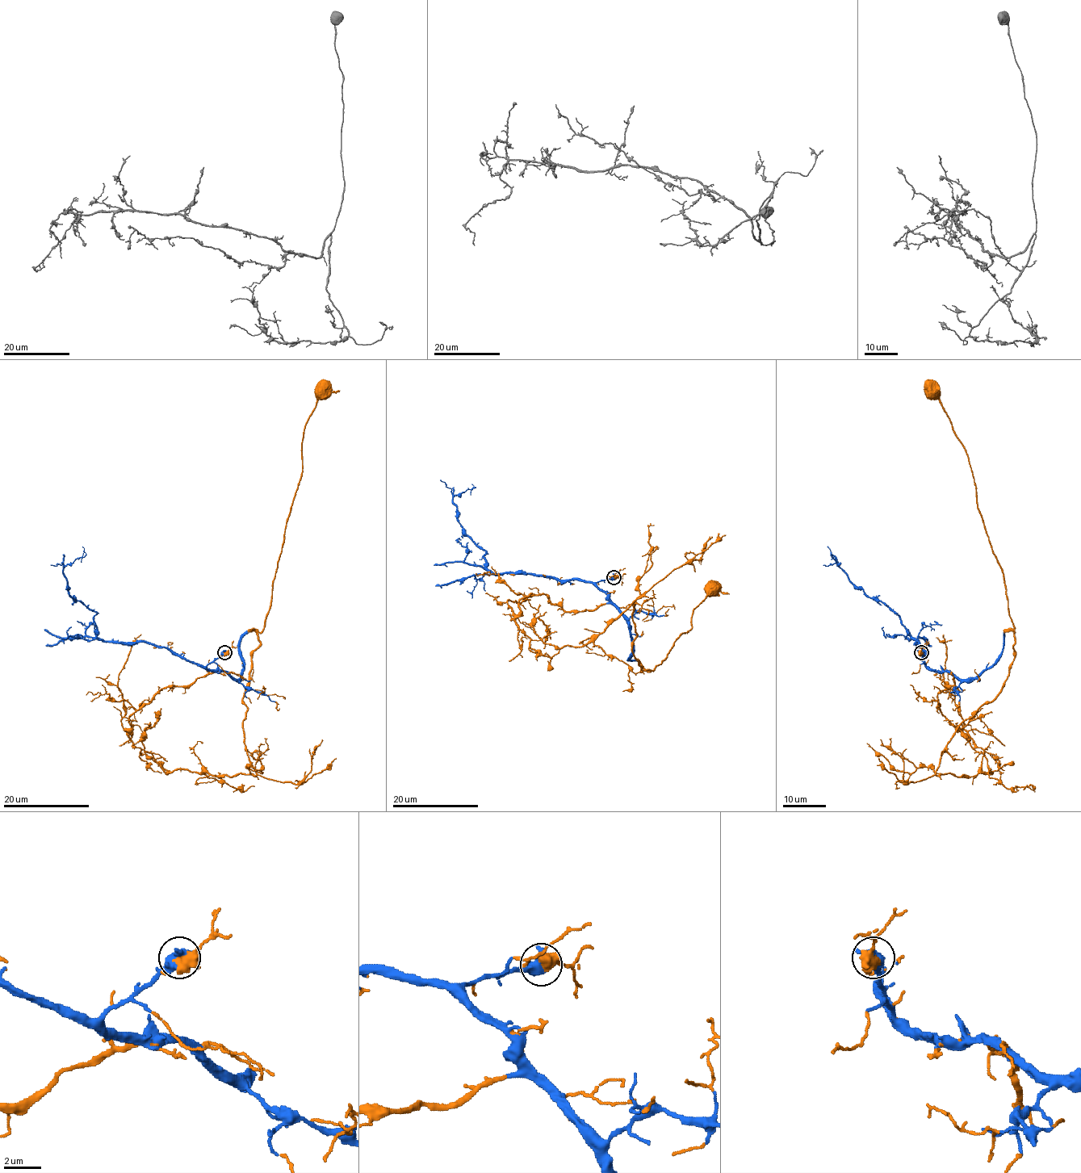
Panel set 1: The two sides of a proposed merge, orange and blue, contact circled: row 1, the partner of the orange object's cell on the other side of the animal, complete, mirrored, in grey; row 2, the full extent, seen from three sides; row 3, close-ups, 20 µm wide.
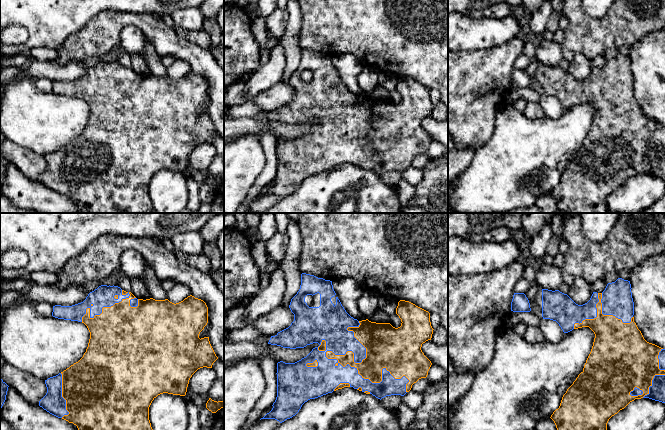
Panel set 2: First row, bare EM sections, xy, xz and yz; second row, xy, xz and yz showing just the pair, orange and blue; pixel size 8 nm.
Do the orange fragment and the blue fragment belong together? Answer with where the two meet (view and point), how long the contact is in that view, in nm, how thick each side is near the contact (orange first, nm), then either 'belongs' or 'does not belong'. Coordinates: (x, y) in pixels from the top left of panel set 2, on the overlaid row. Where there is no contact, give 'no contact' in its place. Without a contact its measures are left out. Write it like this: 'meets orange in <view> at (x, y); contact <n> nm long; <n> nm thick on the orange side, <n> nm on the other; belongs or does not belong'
meets orange in xz at (371, 381); contact 800 nm long; 260 nm thick on the orange side, 150 nm on the other; belongs

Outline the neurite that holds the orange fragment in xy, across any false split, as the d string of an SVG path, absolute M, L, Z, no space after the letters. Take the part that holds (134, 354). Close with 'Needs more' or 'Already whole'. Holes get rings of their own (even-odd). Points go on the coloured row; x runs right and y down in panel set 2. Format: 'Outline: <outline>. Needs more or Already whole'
Outline: M101 285L90 292L81 303L72 306L53 306L52 316L58 319L82 322L90 332L88 347L83 357L63 372L45 380L47 393L39 401L39 406L44 410L69 423L73 423L77 426L78 430L153 430L149 420L149 407L152 401L163 393L185 396L192 375L200 368L212 368L213 363L218 359L210 344L209 337L199 338L200 332L208 323L208 307L203 300L195 298L192 295L174 304L168 299L137 299L131 292L126 292L118 286Z. Needs more

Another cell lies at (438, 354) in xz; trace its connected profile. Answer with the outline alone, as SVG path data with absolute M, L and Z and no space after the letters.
M428 340L422 344L421 350L432 364L448 370L448 343L438 345Z

